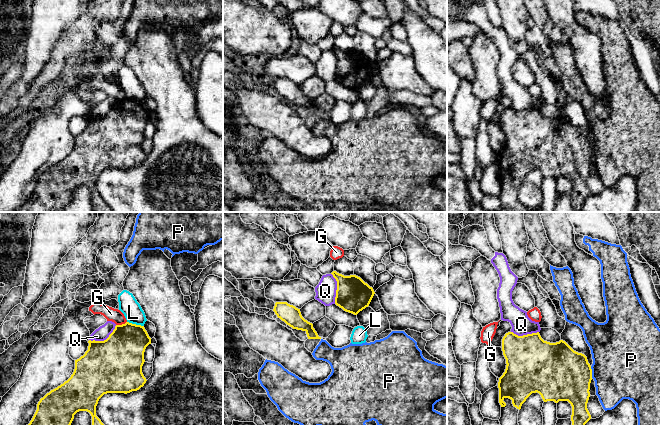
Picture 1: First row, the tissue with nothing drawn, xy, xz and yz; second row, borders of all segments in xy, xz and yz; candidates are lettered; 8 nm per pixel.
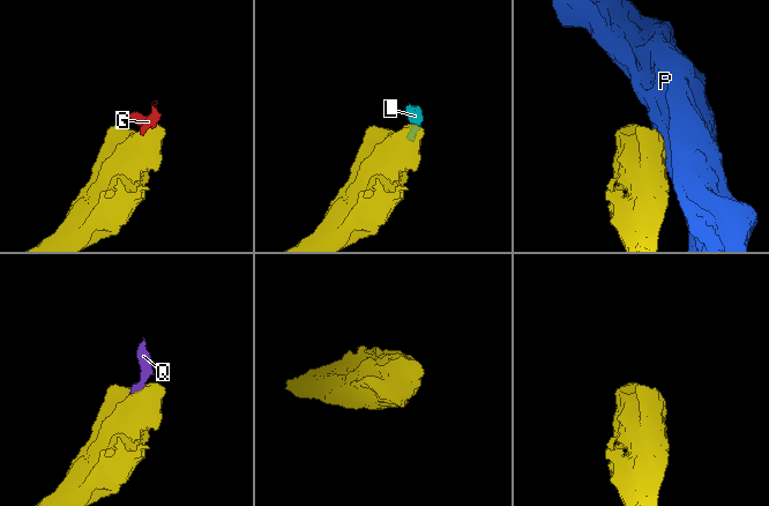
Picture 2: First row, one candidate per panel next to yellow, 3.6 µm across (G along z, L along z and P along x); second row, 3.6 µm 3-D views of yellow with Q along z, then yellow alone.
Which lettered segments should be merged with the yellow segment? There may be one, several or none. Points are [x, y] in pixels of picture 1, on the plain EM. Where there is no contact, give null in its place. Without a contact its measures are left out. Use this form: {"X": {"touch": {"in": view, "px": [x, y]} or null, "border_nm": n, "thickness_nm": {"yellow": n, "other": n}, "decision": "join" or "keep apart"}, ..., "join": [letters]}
{"G": {"touch": {"in": "xy", "px": [122, 100]}, "border_nm": 90, "thickness_nm": {"yellow": 360, "other": 110}, "decision": "keep apart"}, "L": {"touch": {"in": "xy", "px": [135, 100]}, "border_nm": 140, "thickness_nm": {"yellow": 340, "other": 160}, "decision": "keep apart"}, "P": {"touch": {"in": "yz", "px": [591, 148]}, "border_nm": 100, "thickness_nm": {"yellow": 440, "other": 480}, "decision": "keep apart"}, "Q": {"touch": {"in": "xy", "px": [104, 116]}, "border_nm": 260, "thickness_nm": {"yellow": 440, "other": 110}, "decision": "keep apart"}, "join": []}

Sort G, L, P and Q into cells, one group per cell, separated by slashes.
G / L Q / P

